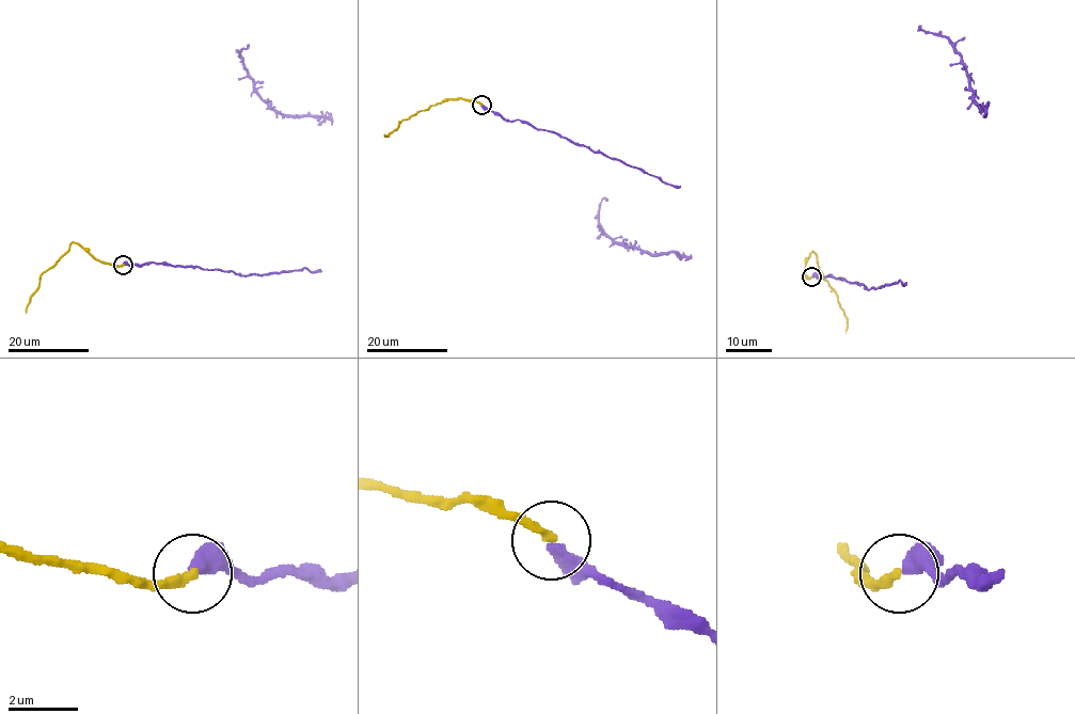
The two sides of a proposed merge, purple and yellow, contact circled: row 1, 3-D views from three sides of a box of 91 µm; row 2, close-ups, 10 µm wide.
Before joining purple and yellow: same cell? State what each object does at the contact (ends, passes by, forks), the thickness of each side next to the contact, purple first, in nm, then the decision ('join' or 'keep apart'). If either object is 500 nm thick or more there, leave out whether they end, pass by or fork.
purple ends there; yellow ends there; 440 nm thick on the purple side, 280 nm on the other; join

